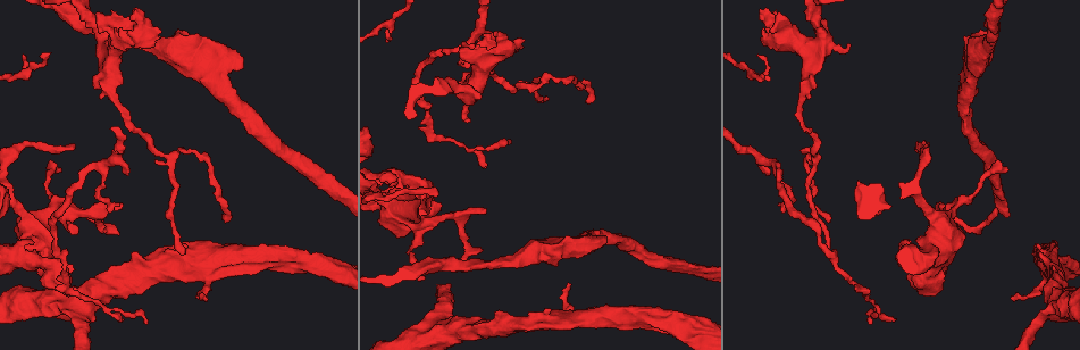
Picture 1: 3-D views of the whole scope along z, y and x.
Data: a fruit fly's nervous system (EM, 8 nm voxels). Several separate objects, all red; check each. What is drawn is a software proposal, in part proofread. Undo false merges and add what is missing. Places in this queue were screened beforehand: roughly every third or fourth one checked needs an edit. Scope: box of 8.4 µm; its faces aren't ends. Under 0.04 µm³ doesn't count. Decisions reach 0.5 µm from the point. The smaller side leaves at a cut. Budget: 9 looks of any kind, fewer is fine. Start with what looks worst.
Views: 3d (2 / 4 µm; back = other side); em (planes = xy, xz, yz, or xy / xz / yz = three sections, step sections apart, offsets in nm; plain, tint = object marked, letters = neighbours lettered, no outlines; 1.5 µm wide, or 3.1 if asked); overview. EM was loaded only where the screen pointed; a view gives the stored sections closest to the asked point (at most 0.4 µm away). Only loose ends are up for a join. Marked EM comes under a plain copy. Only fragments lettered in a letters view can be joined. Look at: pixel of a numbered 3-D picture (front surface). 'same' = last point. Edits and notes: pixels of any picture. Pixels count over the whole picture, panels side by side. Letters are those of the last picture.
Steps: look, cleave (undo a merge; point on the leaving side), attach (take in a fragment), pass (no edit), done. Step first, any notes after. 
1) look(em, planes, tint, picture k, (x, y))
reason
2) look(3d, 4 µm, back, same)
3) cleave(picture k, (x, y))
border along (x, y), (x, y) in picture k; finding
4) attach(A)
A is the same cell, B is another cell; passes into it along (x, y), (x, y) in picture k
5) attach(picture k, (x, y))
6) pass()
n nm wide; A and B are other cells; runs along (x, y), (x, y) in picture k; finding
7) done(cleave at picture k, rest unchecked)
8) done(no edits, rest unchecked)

look(3d, 2 µm, picture 1, (603, 239))

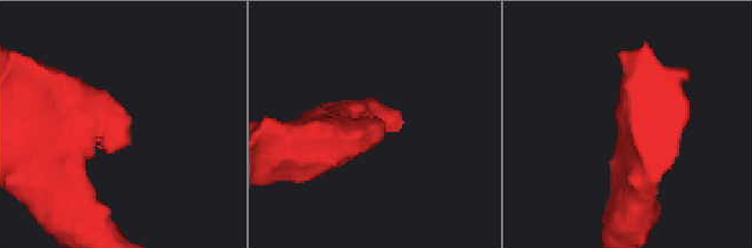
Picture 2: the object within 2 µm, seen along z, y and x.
look(em, planes, letters, picture 2, (372, 125))

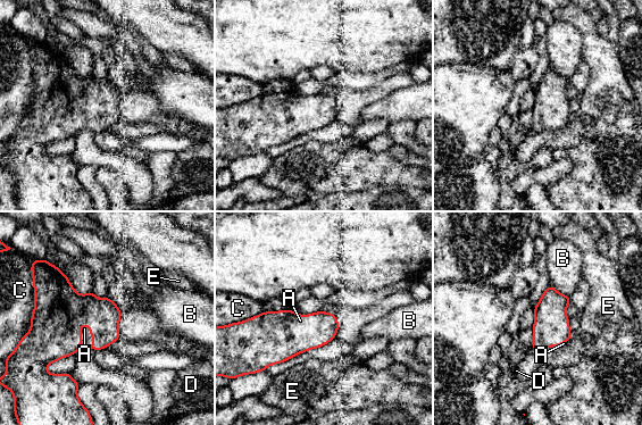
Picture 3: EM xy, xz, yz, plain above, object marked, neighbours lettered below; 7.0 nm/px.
attach(A)
240 nm wide; A is the same cell, B, C, D and E are other cells; it goes on there

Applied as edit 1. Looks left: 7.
look(overview)
redraw

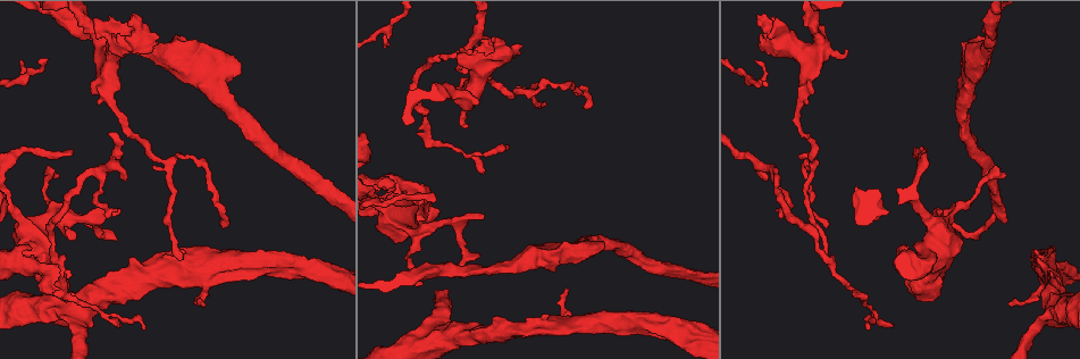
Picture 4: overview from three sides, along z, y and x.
look(em, planes, letters, picture 4, (47, 283))
abrupt turn

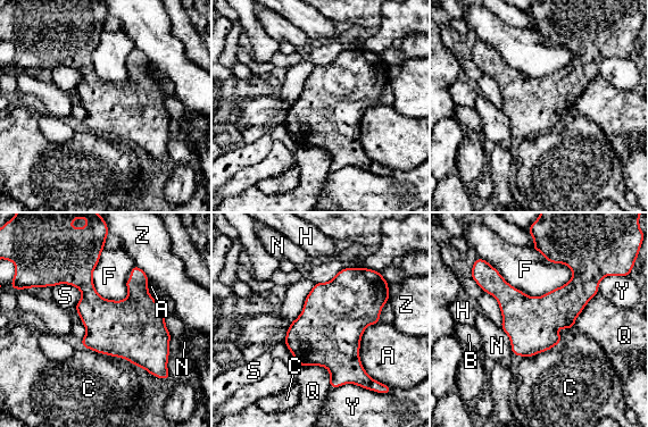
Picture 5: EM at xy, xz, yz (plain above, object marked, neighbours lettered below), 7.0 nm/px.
pass()
F touches over 600 nm; A, B, C, F, H, N, Q, S, Y and Z are other cells; border along (488, 261), (528, 295), (573, 276) in picture 5; one cell here

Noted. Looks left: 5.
look(em, yz, step 4, letters, picture 4, (483, 215))
an open end

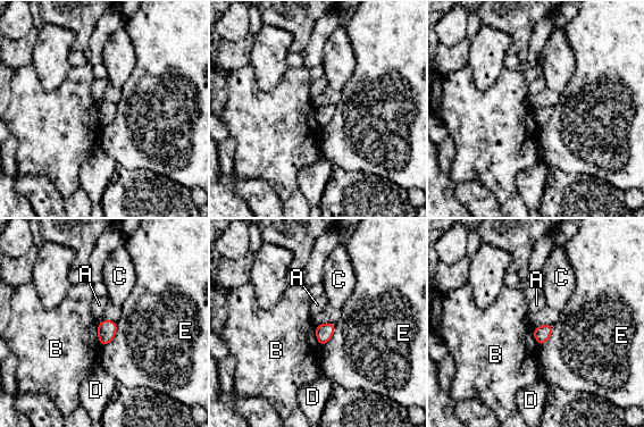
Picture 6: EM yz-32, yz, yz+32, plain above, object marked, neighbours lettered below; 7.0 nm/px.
look(em, planes, letters, same)
cut it another way

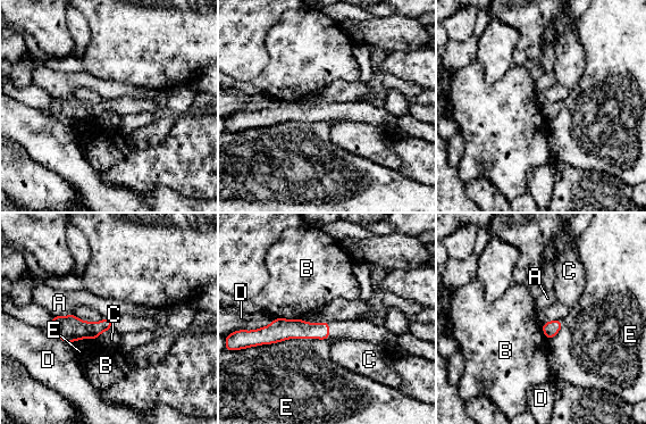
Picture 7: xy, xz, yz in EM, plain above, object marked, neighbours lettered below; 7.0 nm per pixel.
pass()
A, B, C, D and E are other cells; none of them fits

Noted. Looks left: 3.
look(em, xz, step 4, letters, picture 4, (125, 180))
tapers out

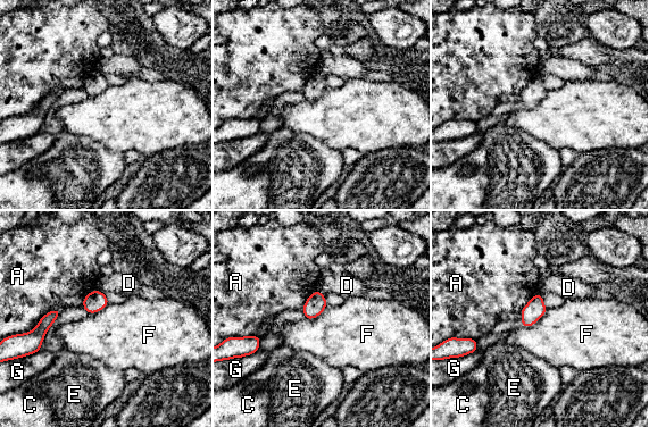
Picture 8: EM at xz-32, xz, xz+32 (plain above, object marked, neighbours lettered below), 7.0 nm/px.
look(em, planes, letters, same)
cut it another way

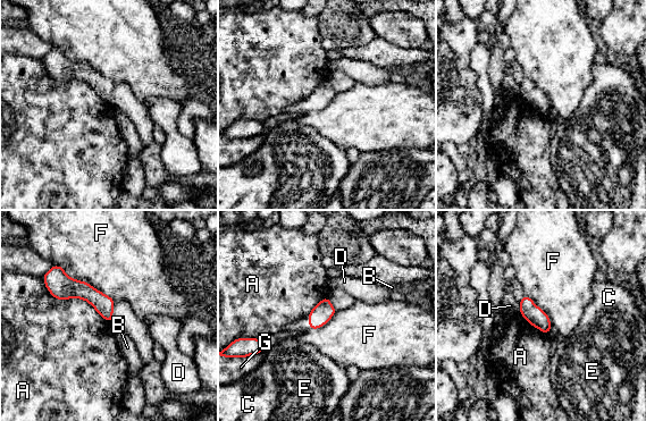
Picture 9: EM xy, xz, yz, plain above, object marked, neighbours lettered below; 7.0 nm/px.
pass()
A, B, C, D, E, F and G are other cells; runs along (57, 291), (85, 291), (109, 318) in picture 9; no lettered fragment goes on from it

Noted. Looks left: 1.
done(attach at picture 3, rest unchecked)

